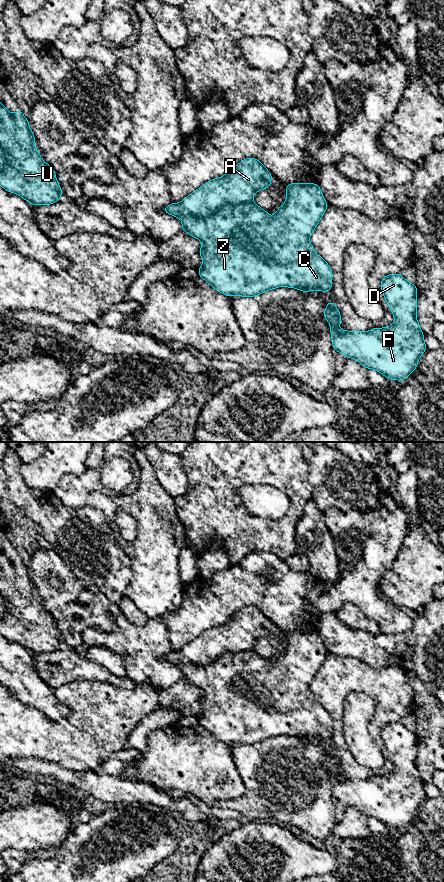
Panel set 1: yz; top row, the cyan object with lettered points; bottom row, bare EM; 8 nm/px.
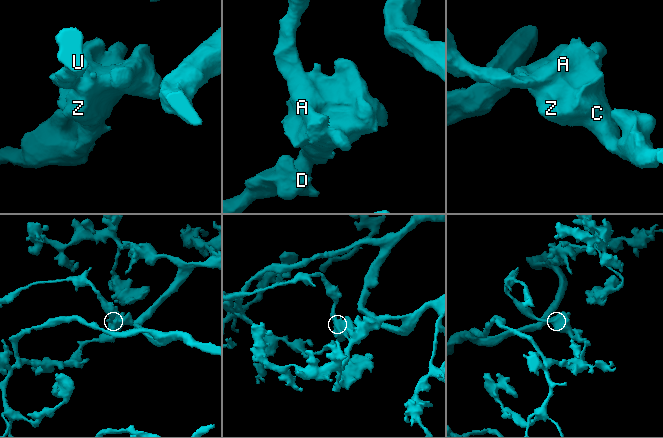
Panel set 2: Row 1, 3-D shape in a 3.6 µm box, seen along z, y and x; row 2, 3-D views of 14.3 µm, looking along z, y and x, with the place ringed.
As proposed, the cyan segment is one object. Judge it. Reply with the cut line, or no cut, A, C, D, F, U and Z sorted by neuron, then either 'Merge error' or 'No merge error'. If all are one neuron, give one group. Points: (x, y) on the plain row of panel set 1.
Split along yz (251, 648), (223, 653), (205, 665), (188, 662), (181, 667). Groups: A U / C D F Z. Merge error

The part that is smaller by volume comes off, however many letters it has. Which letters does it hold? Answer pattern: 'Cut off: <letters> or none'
Cut off: A, U

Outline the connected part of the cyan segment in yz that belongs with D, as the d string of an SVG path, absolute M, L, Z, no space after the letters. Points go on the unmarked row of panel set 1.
M390 722L381 728L381 738L387 749L395 770L386 776L373 776L368 780L340 778L341 763L333 749L325 756L324 765L329 770L333 796L347 806L356 807L367 817L375 817L387 827L403 829L417 815L418 808L427 798L424 782L416 767L417 736L402 723Z

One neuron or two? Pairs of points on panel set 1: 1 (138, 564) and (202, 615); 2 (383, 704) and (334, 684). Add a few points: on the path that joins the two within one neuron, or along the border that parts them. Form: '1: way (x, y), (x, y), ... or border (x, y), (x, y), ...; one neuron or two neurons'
1: border (183, 586), (182, 604), (164, 614); two neurons
2: way (373, 691), (366, 684), (347, 684); one neuron

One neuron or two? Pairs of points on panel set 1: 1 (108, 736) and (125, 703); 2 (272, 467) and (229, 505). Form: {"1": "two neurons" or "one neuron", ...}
{"1": "one neuron", "2": "one neuron"}

